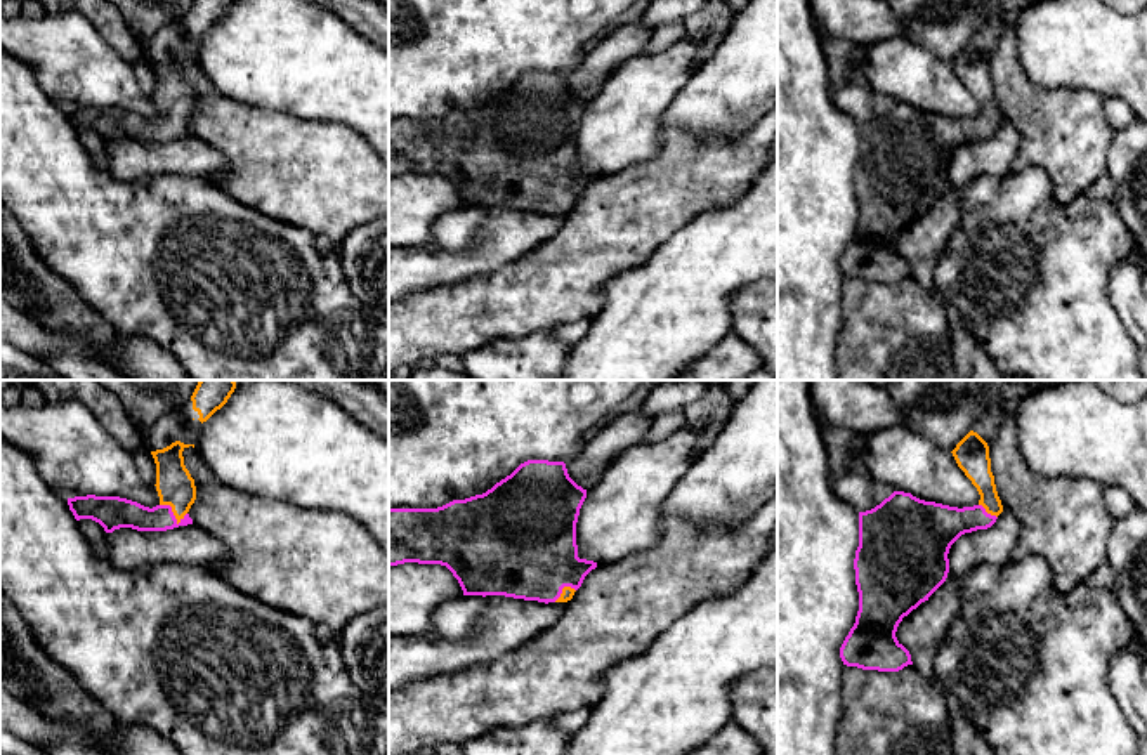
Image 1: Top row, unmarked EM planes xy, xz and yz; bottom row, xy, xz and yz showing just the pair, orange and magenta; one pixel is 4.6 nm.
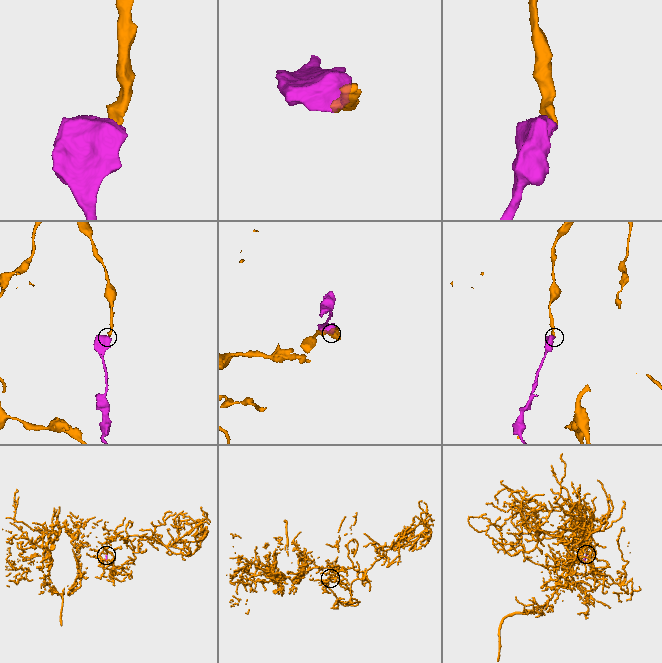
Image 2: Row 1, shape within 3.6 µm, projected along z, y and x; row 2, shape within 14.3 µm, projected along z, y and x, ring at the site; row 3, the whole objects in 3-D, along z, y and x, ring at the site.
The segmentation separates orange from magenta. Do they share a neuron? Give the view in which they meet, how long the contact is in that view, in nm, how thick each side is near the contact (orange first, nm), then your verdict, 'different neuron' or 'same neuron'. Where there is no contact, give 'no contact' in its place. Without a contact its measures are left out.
xy | 140 nm | 170/140 nm | same neuron

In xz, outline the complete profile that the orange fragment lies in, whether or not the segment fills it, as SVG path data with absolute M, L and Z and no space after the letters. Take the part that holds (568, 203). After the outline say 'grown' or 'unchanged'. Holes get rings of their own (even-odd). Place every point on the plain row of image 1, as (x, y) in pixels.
M528 71L482 106L437 120L389 120L389 177L441 175L458 191L463 207L505 207L538 213L567 213L597 174L580 170L576 134L587 101L567 85L564 73Z; grown

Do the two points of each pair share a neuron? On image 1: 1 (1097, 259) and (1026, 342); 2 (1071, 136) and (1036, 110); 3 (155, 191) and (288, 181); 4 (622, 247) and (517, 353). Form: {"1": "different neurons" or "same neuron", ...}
{"1": "same neuron", "2": "same neuron", "3": "different neurons", "4": "different neurons"}

